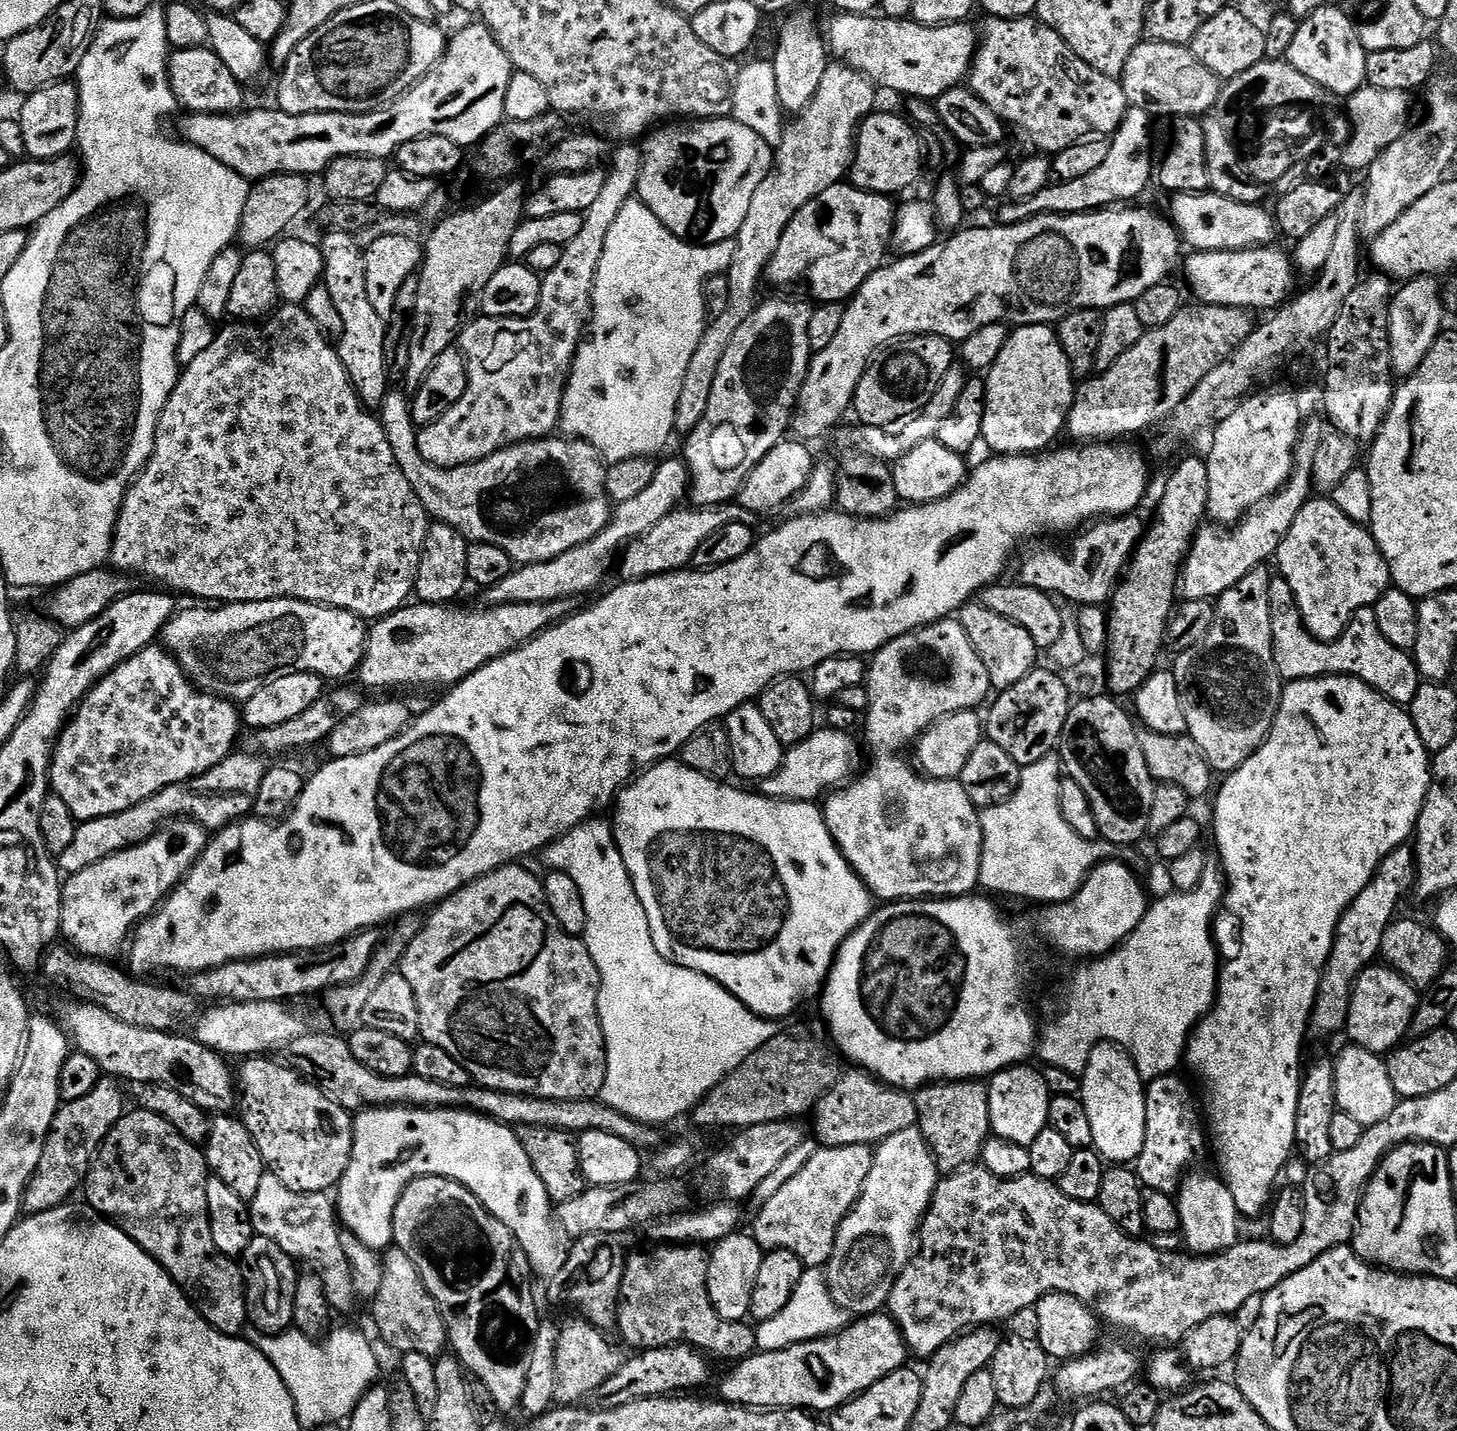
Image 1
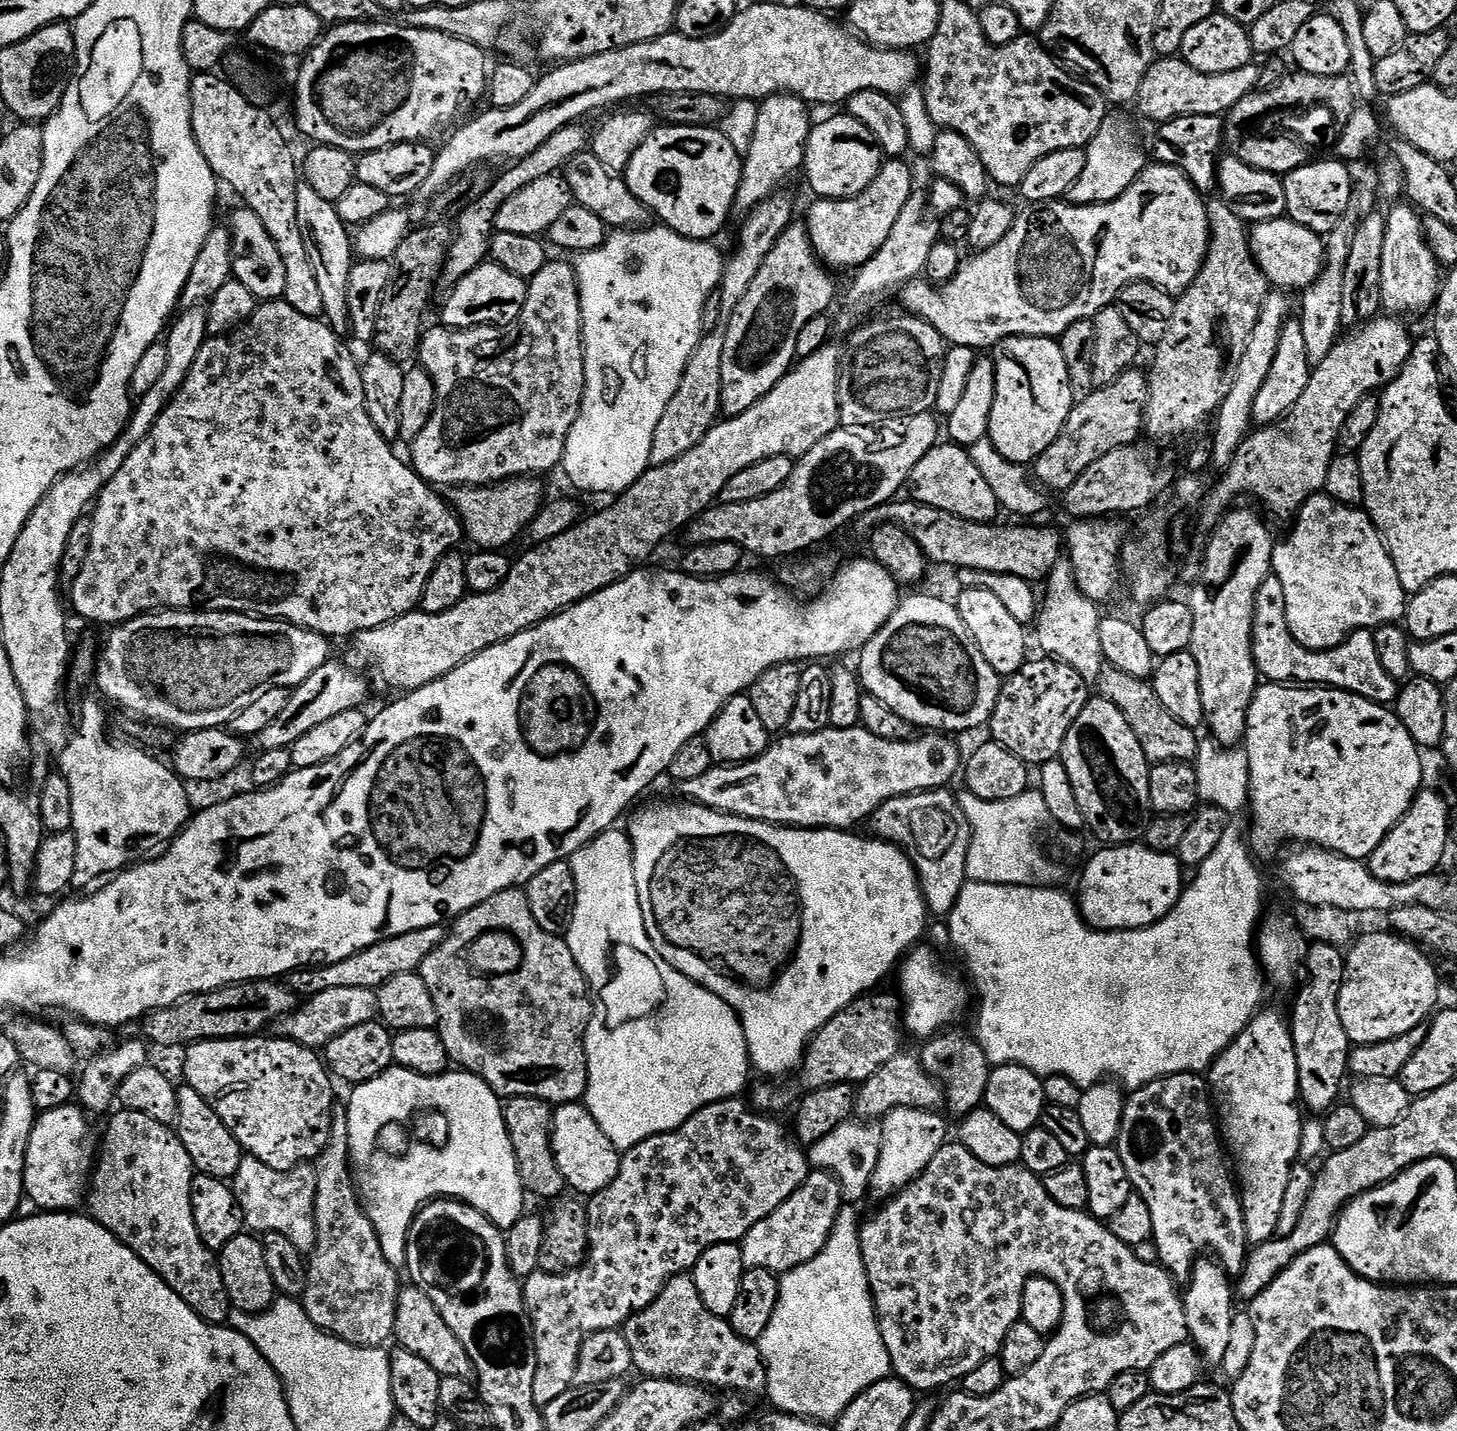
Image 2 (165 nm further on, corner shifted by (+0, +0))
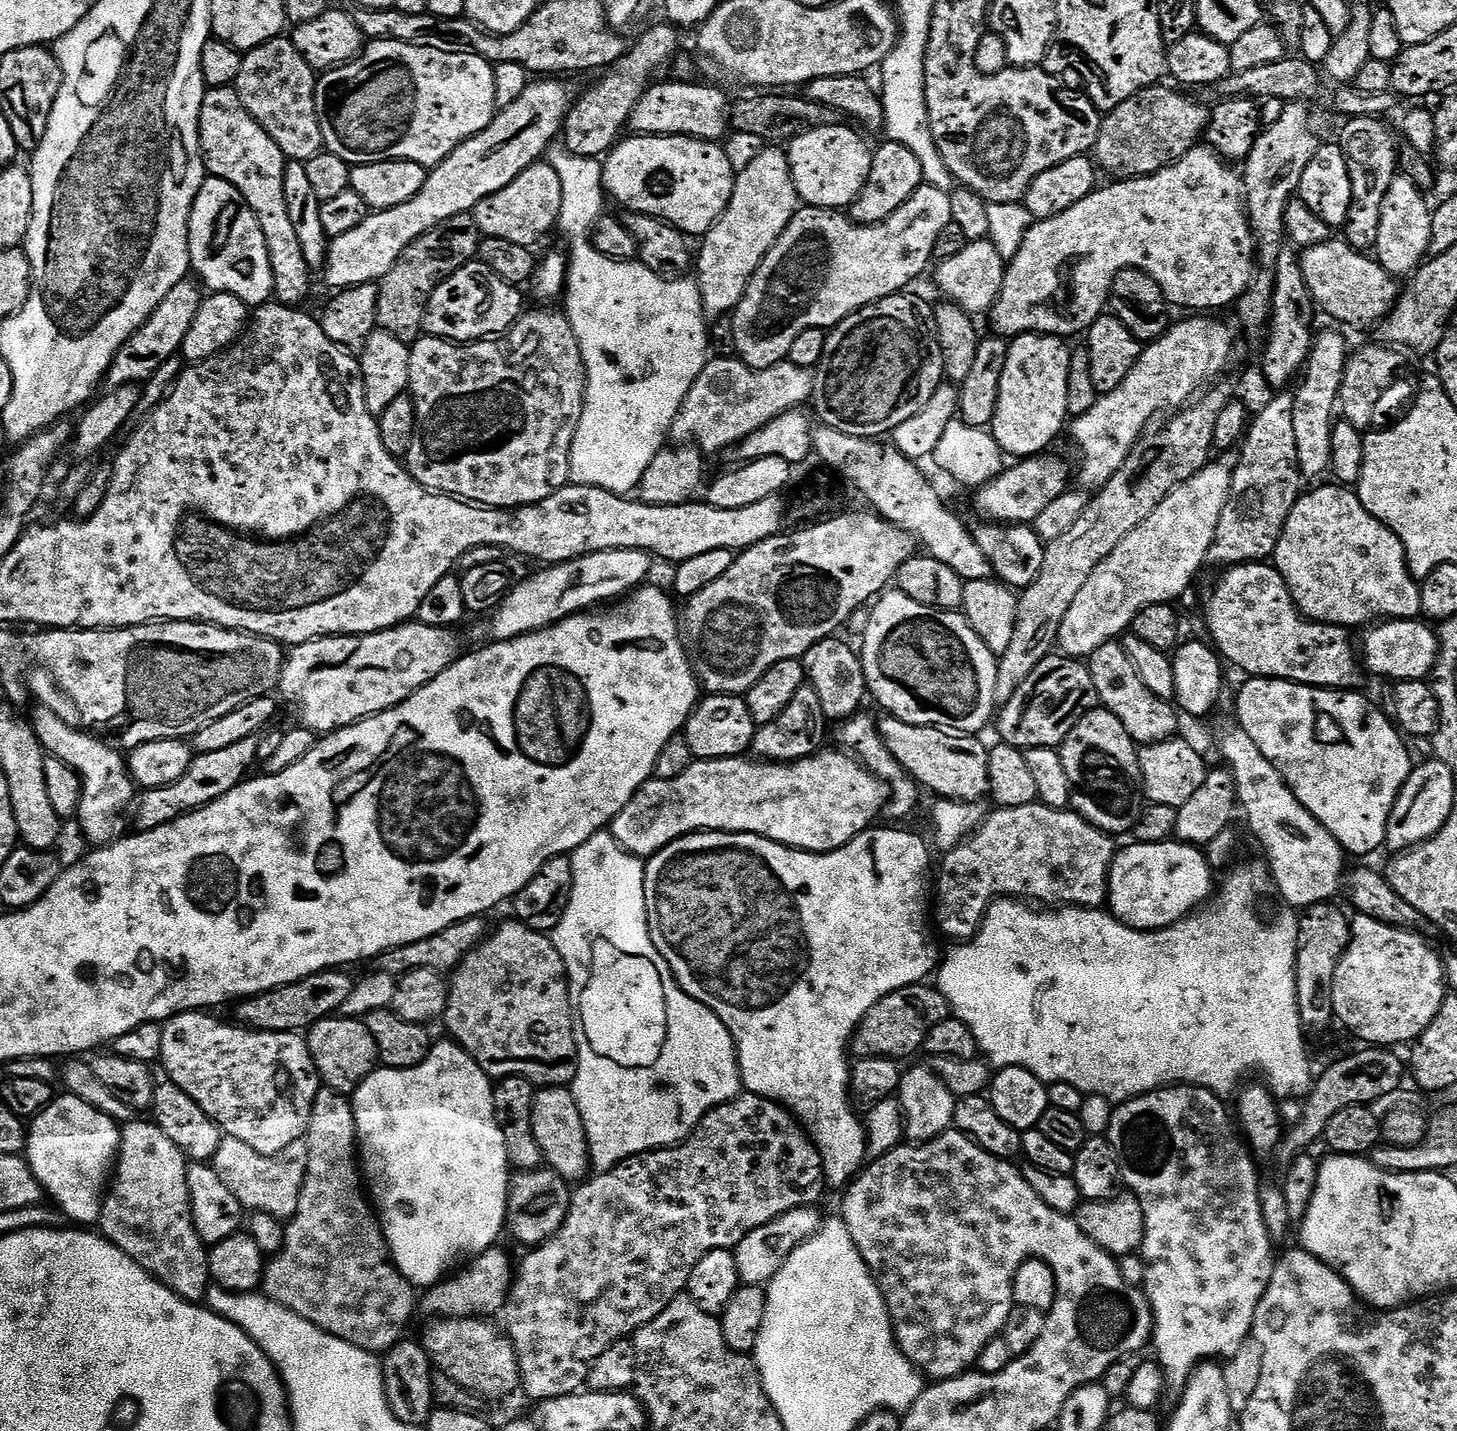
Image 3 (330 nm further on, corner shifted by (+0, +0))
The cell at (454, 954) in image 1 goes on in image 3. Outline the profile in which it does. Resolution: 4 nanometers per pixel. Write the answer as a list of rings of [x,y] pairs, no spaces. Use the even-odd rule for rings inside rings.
[[[509,918],[505,924],[500,924],[491,929],[488,935],[478,947],[451,973],[448,986],[448,1005],[442,1017],[442,1024],[448,1027],[447,1035],[455,1043],[471,1054],[474,1062],[486,1073],[489,1078],[503,1078],[505,1076],[521,1076],[526,1078],[531,1084],[537,1086],[568,1086],[576,1079],[576,1038],[578,1035],[578,1024],[574,1019],[574,996],[570,991],[568,982],[568,971],[562,962],[562,954],[554,946],[551,935],[534,930],[530,926],[520,923],[515,918]]]

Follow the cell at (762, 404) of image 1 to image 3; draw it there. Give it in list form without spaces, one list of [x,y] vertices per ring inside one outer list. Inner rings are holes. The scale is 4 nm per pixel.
[[[923,183],[914,194],[910,194],[905,204],[898,206],[898,210],[880,224],[857,224],[851,215],[834,208],[801,207],[758,266],[750,286],[746,286],[742,302],[738,302],[736,311],[731,313],[735,355],[751,368],[769,368],[785,363],[794,338],[798,338],[802,330],[831,330],[859,308],[903,293],[911,280],[918,279],[927,270],[938,234],[952,223],[951,201],[949,193]]]

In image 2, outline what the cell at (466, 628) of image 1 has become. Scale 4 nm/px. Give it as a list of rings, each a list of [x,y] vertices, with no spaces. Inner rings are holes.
[[[329,662],[314,670],[306,682],[302,682],[298,687],[291,689],[292,697],[290,702],[286,702],[285,709],[266,730],[262,730],[258,737],[260,752],[266,750],[278,750],[279,748],[291,748],[302,734],[314,730],[314,726],[319,726],[321,722],[327,722],[329,718],[335,718],[345,710],[354,710],[363,705],[363,700],[368,696],[368,684],[360,680],[360,676],[352,668],[347,668],[344,664]]]

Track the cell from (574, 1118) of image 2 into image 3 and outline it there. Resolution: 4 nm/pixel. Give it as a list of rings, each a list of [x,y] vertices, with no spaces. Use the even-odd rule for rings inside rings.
[[[564,1086],[541,1087],[534,1098],[532,1117],[534,1138],[538,1138],[538,1146],[542,1146],[544,1164],[557,1172],[563,1180],[583,1181],[589,1175],[592,1159],[588,1153],[586,1126],[571,1091]]]

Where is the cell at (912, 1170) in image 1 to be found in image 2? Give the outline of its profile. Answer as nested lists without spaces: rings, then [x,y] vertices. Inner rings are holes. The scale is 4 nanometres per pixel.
[[[899,1108],[890,1110],[890,1114],[885,1116],[882,1121],[884,1134],[882,1136],[882,1154],[878,1158],[878,1170],[874,1170],[871,1191],[877,1192],[883,1198],[891,1198],[905,1188],[910,1182],[914,1182],[930,1166],[930,1158],[942,1150],[942,1146],[949,1143],[948,1124],[944,1121],[945,1117],[939,1112],[927,1112],[917,1108]]]

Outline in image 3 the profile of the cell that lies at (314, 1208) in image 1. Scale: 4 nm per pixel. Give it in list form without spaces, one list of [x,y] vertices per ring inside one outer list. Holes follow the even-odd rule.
[[[224,1136],[218,1146],[218,1154],[211,1160],[212,1169],[222,1178],[222,1183],[238,1198],[238,1202],[249,1213],[261,1212],[285,1222],[292,1219],[298,1210],[298,1198],[302,1194],[302,1186],[308,1169],[308,1142],[299,1140],[286,1146],[273,1156],[258,1154],[258,1150],[246,1146],[246,1142],[238,1142],[238,1138]]]

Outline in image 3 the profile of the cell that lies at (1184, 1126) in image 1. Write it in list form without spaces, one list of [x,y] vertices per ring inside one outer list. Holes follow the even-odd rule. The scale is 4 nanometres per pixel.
[[[1177,1084],[1175,1086],[1169,1086],[1166,1088],[1157,1088],[1154,1092],[1147,1092],[1144,1096],[1135,1096],[1132,1100],[1126,1100],[1123,1104],[1119,1105],[1113,1111],[1112,1121],[1108,1127],[1106,1133],[1106,1139],[1112,1144],[1112,1148],[1116,1151],[1116,1161],[1120,1164],[1120,1179],[1126,1185],[1127,1191],[1133,1192],[1138,1199],[1142,1202],[1142,1214],[1146,1218],[1146,1230],[1144,1231],[1144,1241],[1140,1247],[1139,1255],[1144,1257],[1144,1283],[1142,1285],[1142,1291],[1144,1296],[1148,1299],[1148,1305],[1152,1311],[1152,1339],[1150,1341],[1150,1348],[1156,1351],[1156,1356],[1154,1356],[1155,1363],[1160,1365],[1160,1369],[1164,1372],[1164,1383],[1169,1389],[1175,1388],[1175,1390],[1184,1389],[1187,1385],[1188,1376],[1191,1375],[1193,1370],[1199,1364],[1205,1361],[1215,1361],[1216,1356],[1221,1356],[1221,1358],[1227,1358],[1235,1354],[1238,1350],[1238,1346],[1242,1346],[1242,1342],[1249,1339],[1250,1333],[1252,1331],[1252,1323],[1254,1322],[1254,1314],[1258,1310],[1258,1302],[1262,1302],[1262,1294],[1266,1294],[1268,1289],[1268,1283],[1272,1277],[1272,1269],[1274,1267],[1274,1255],[1272,1256],[1272,1248],[1274,1248],[1274,1241],[1270,1238],[1268,1233],[1268,1227],[1264,1221],[1264,1216],[1262,1215],[1262,1206],[1260,1205],[1260,1193],[1262,1191],[1262,1183],[1256,1177],[1256,1164],[1252,1159],[1254,1159],[1253,1153],[1250,1151],[1247,1143],[1242,1139],[1241,1133],[1238,1131],[1237,1125],[1234,1123],[1233,1117],[1230,1115],[1228,1117],[1228,1112],[1224,1109],[1225,1101],[1214,1095],[1210,1090],[1205,1088],[1195,1088],[1193,1084]]]

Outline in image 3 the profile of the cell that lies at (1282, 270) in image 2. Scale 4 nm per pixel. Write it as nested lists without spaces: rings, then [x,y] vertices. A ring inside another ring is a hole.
[[[1333,238],[1303,249],[1300,265],[1313,305],[1319,311],[1321,308],[1326,315],[1333,316],[1338,323],[1349,324],[1352,328],[1375,329],[1381,320],[1391,314],[1402,291],[1397,277],[1388,273],[1379,260],[1361,249],[1353,248],[1343,238]]]

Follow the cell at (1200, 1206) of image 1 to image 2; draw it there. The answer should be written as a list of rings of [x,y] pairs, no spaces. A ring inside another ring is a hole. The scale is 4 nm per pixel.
[[[1201,1257],[1193,1264],[1184,1292],[1184,1313],[1189,1339],[1201,1352],[1201,1359],[1208,1365],[1221,1367],[1226,1356],[1227,1342],[1231,1337],[1231,1323],[1236,1313],[1232,1298],[1234,1286],[1231,1277],[1221,1265],[1212,1258]]]

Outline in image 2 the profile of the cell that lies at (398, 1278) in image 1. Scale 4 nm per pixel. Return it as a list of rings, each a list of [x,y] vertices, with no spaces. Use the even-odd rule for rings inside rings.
[[[404,1286],[400,1289],[400,1296],[396,1300],[396,1330],[394,1340],[399,1347],[410,1350],[410,1354],[418,1354],[430,1366],[434,1366],[436,1376],[449,1376],[450,1378],[462,1378],[463,1380],[472,1380],[474,1369],[470,1362],[470,1354],[454,1338],[454,1330],[446,1326],[440,1311],[426,1298],[426,1294],[420,1288],[415,1286]]]

